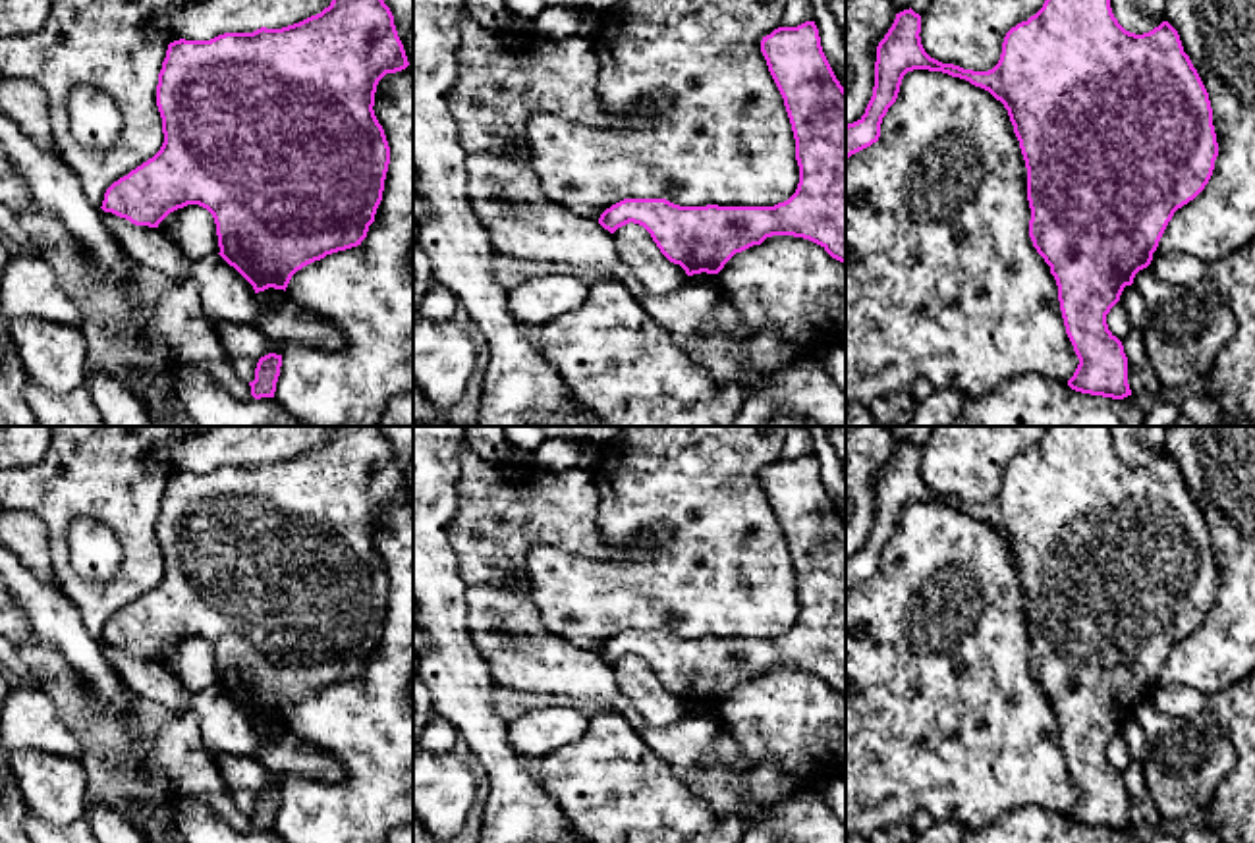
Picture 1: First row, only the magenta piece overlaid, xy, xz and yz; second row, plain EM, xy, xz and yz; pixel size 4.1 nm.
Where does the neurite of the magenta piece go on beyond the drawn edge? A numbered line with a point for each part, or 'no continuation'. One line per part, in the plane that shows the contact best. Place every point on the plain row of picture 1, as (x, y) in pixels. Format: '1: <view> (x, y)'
no continuation

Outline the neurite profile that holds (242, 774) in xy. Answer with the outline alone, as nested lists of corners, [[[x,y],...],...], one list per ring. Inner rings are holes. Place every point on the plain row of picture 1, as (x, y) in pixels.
[[[216,754],[220,775],[228,793],[243,814],[255,812],[255,801],[261,789],[268,785],[282,787],[284,774],[270,772],[255,756]]]

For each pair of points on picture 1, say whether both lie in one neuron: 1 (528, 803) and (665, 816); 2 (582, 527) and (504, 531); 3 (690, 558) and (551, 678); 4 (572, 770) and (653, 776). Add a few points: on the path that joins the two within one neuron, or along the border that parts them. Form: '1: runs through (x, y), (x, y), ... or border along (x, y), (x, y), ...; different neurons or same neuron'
1: border along (535, 768), (535, 780), (570, 822); different neurons
2: runs through (562, 527), (524, 527); same neuron
3: border along (547, 631), (597, 654); different neurons
4: runs through (591, 776), (634, 776); same neuron

